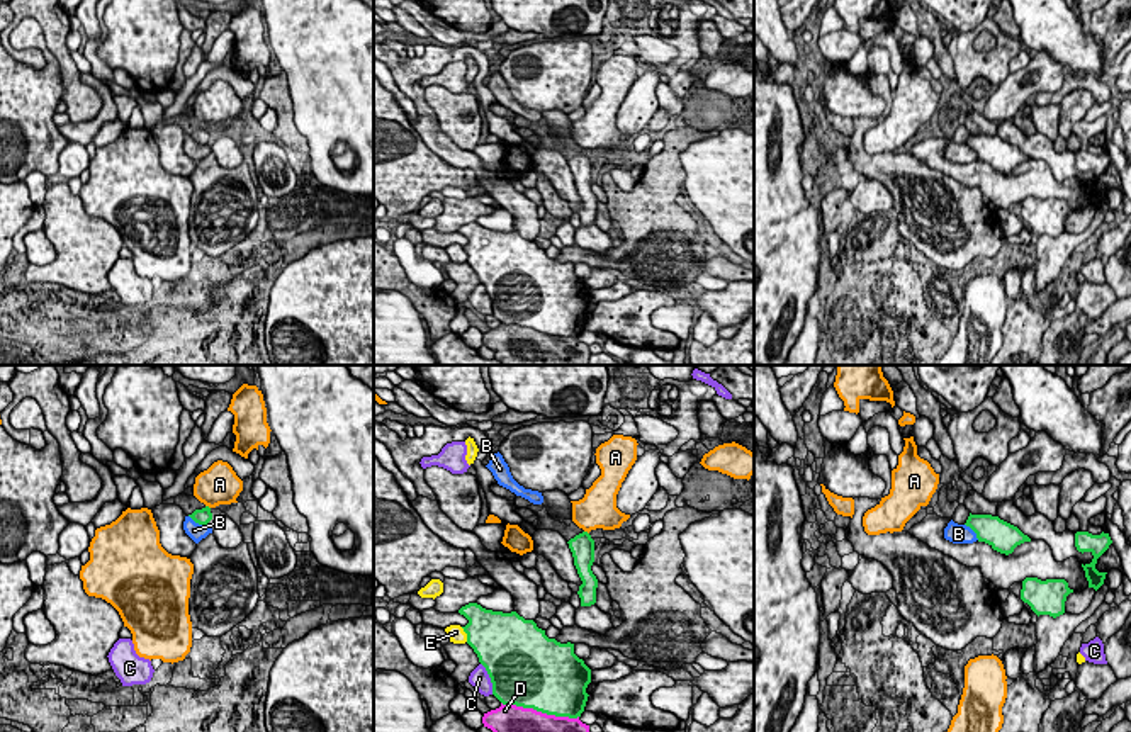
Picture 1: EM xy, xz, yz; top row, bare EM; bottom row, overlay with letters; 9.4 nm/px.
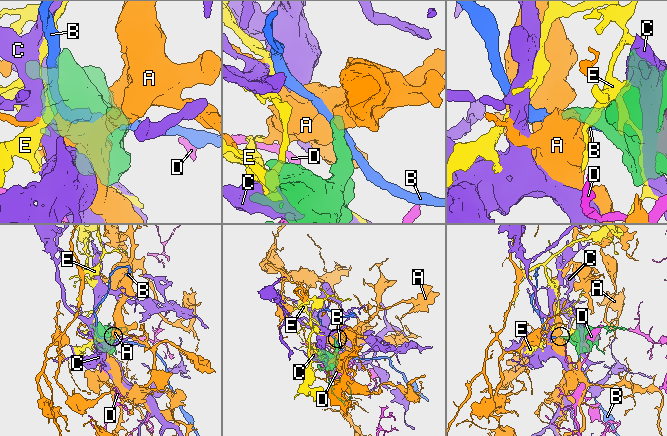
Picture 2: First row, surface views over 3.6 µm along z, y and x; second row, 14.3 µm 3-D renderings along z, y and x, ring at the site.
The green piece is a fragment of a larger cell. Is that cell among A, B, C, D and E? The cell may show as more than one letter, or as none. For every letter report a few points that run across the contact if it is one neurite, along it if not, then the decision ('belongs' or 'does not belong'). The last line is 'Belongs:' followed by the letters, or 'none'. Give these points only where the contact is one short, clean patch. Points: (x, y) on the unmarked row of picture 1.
A: xy (202, 136), (208, 126), (211, 112), (219, 104) | belongs
B: does not belong
C: does not belong
D: does not belong
E: does not belong
Belongs: A

